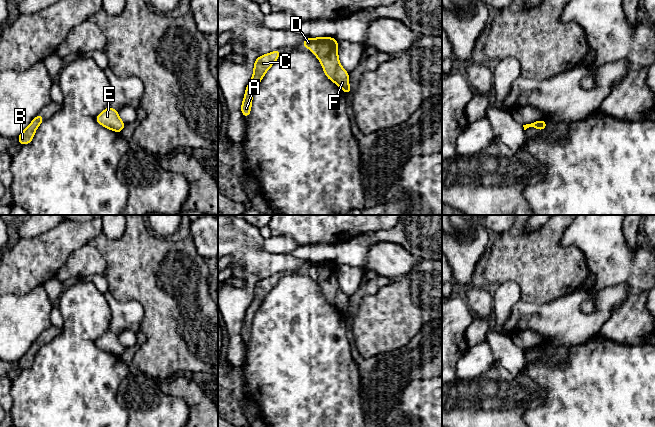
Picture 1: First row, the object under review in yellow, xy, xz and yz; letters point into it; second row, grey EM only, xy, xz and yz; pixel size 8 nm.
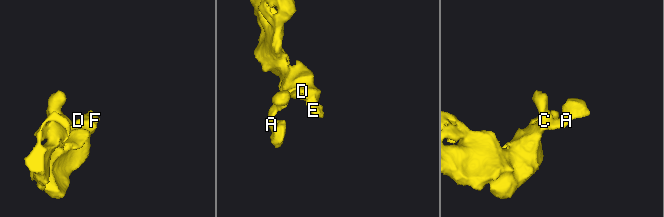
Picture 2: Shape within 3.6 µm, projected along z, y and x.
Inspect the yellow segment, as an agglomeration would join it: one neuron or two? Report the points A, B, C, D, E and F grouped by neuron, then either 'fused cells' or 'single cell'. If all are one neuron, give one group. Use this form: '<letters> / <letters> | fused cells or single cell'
A B C D E F | single cell

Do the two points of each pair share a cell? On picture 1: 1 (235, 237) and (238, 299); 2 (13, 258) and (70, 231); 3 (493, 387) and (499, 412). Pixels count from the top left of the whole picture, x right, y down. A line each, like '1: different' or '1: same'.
1: same
2: same
3: same

